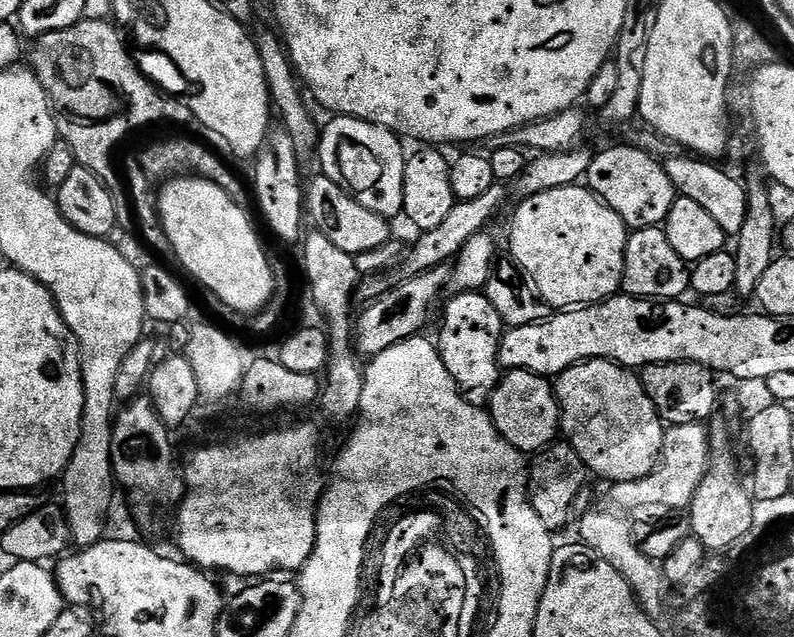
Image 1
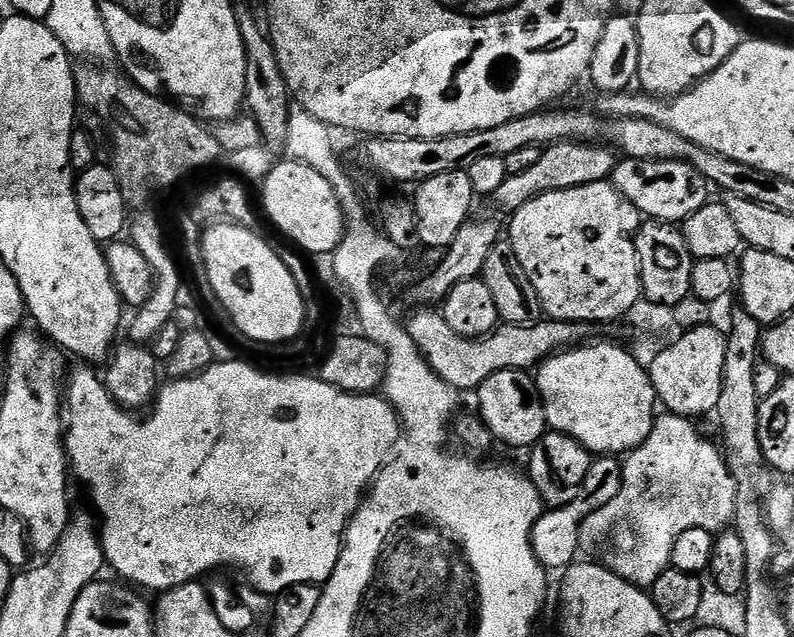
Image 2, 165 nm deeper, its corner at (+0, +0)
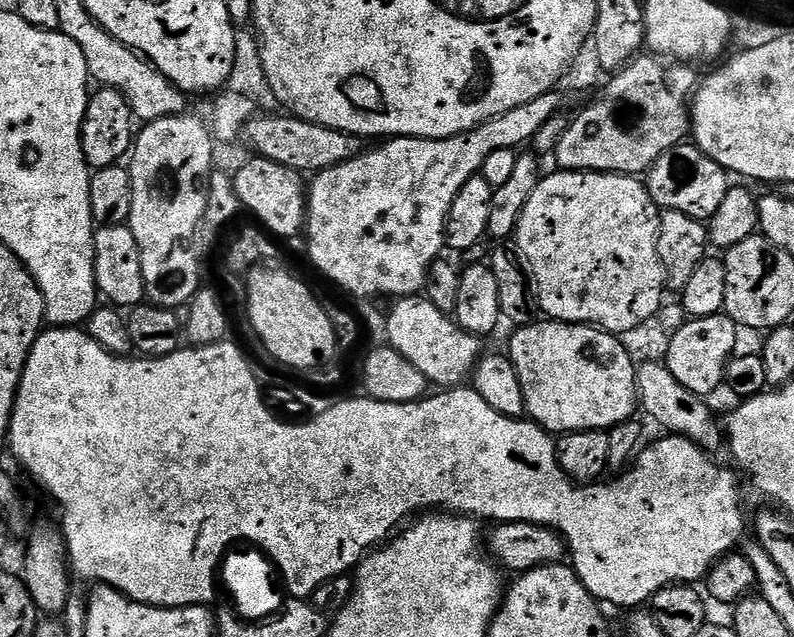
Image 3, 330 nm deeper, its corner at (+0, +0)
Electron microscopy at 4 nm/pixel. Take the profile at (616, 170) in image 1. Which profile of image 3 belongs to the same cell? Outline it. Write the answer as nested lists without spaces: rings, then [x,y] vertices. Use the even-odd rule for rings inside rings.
[[[692,142],[682,143],[675,150],[662,154],[662,158],[658,158],[658,162],[654,162],[654,166],[649,168],[646,173],[648,193],[650,198],[654,198],[657,208],[665,212],[678,210],[682,214],[690,214],[690,218],[705,222],[711,220],[714,214],[718,214],[718,206],[722,206],[730,187],[728,180],[730,180],[729,173],[725,172],[722,166],[718,166],[718,162],[714,162],[714,158],[707,156]]]

